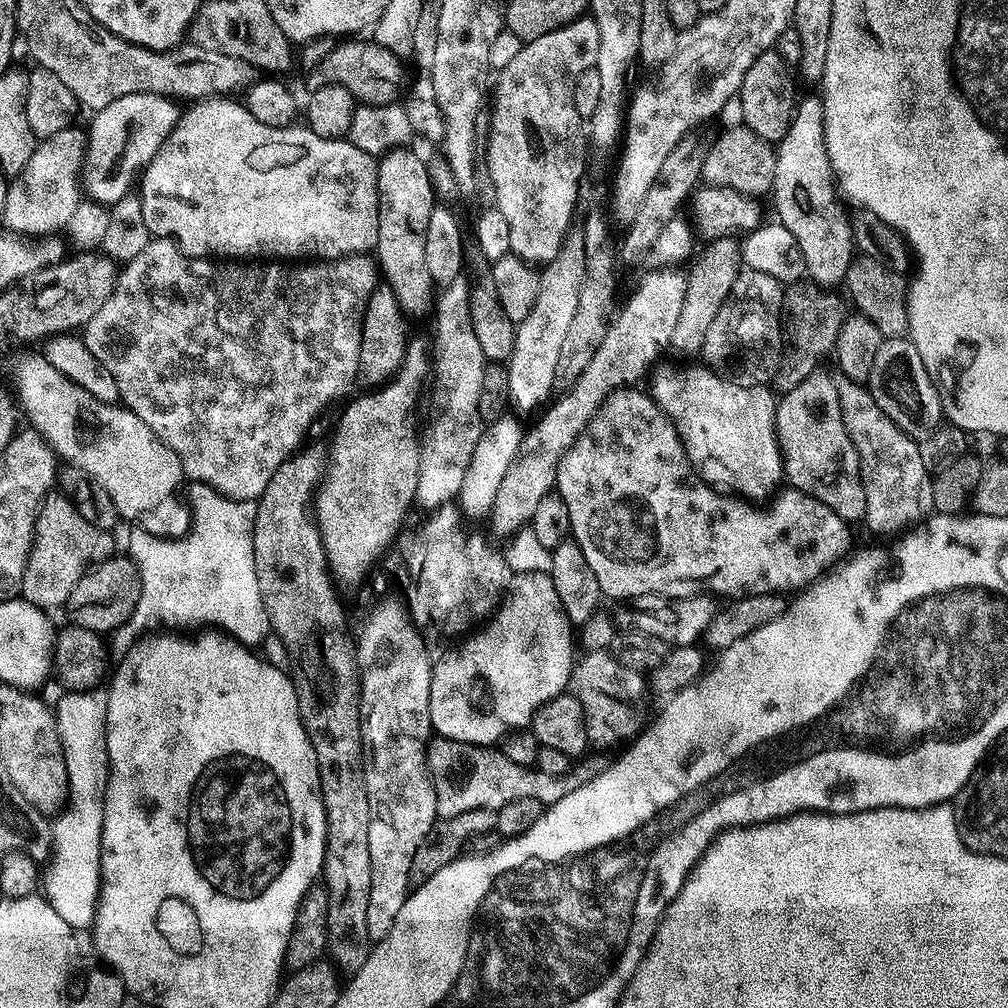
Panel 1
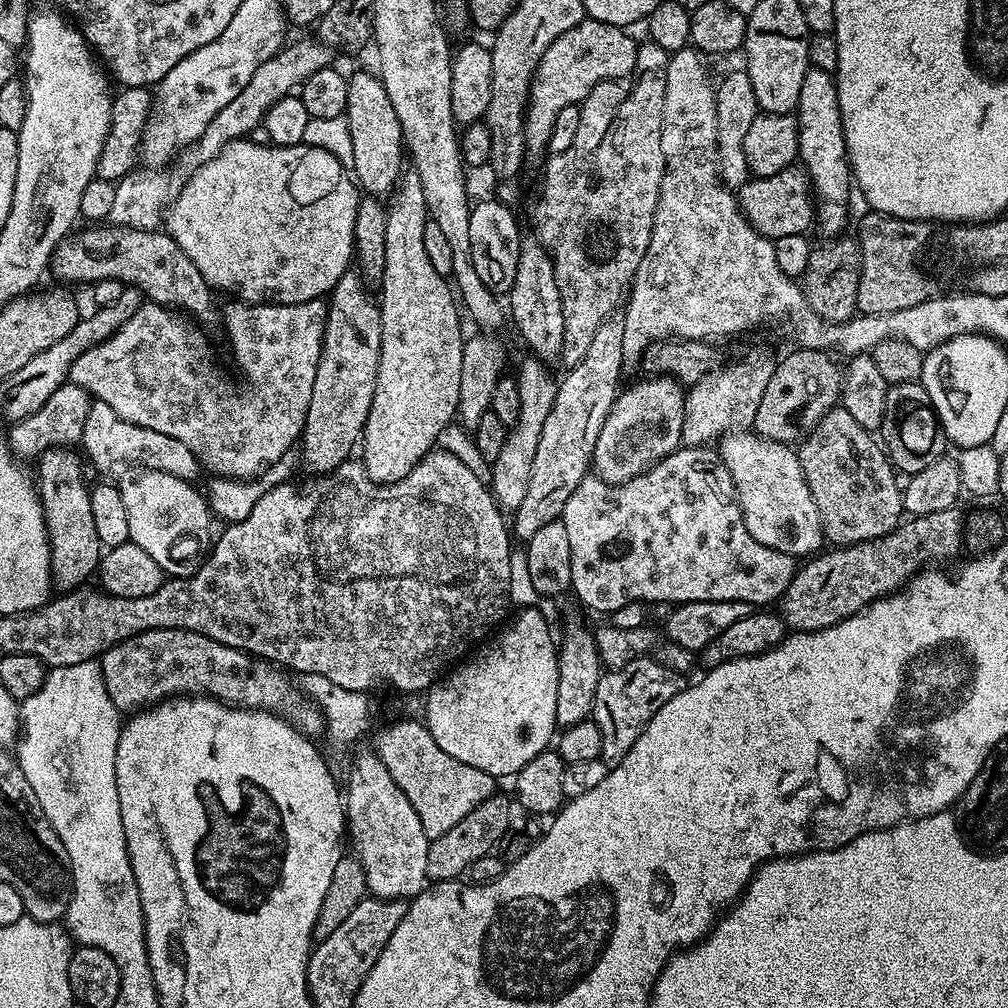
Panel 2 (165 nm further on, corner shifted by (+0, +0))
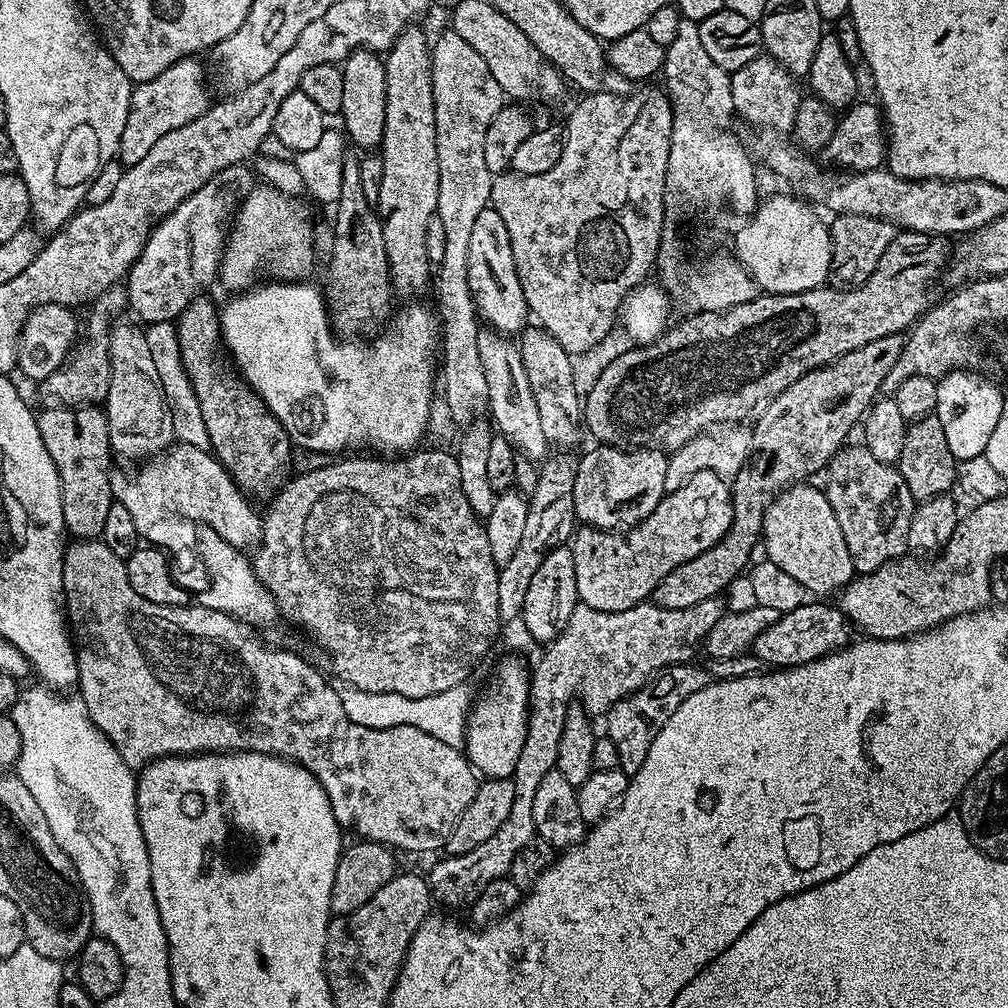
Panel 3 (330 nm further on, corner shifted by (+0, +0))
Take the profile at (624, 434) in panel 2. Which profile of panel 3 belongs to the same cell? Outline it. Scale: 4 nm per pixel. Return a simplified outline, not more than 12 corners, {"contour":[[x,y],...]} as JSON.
{"contour":[[592,446],[576,462],[577,521],[641,524],[665,496],[659,448]]}

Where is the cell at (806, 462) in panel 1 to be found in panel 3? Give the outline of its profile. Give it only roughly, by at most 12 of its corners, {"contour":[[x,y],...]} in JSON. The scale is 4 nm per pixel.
{"contour":[[866,447],[828,463],[826,495],[853,569],[908,548],[914,501]]}

